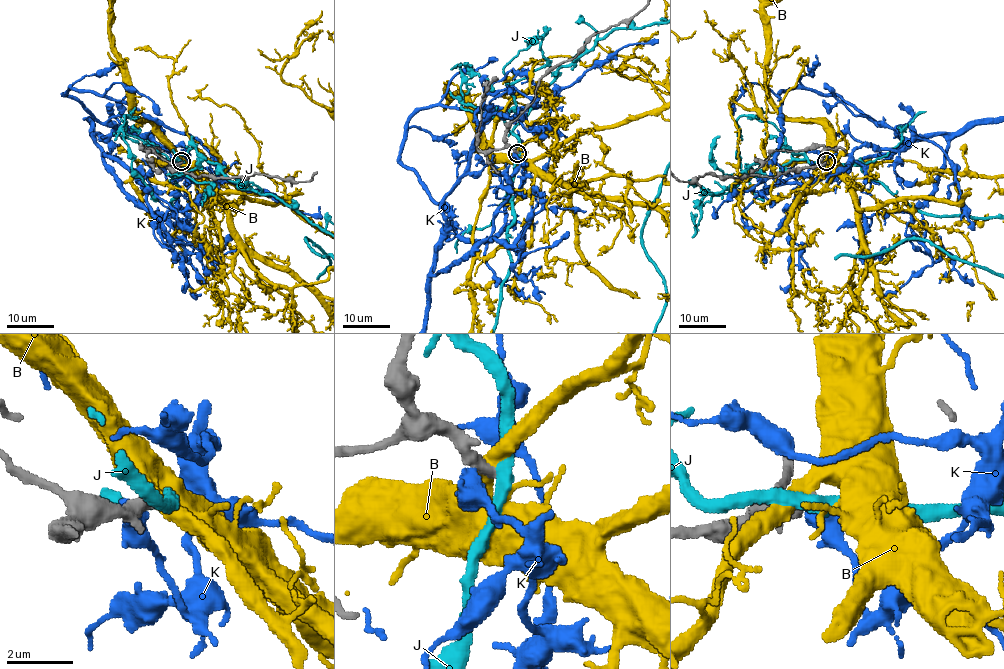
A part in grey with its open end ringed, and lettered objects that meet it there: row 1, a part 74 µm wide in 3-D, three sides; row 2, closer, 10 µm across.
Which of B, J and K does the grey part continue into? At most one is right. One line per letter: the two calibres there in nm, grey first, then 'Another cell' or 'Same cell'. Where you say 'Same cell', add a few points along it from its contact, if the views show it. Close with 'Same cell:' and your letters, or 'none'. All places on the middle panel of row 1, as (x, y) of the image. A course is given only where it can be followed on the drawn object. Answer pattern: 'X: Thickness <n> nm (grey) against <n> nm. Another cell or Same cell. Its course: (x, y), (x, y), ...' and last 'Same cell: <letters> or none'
B: Thickness 440 nm (grey) against 420 nm. Another cell
J: Thickness 360 nm (grey) against 400 nm. Another cell
K: Thickness 550 nm (grey) against 600 nm. Another cell
Same cell: none

